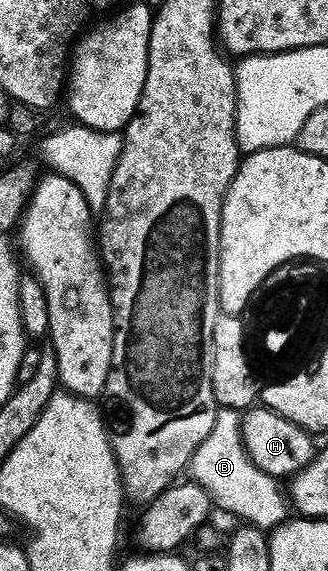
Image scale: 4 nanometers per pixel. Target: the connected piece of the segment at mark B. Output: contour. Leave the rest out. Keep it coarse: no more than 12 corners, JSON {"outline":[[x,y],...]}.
{"outline":[[219,411],[188,472],[217,507],[273,530],[292,508]]}

